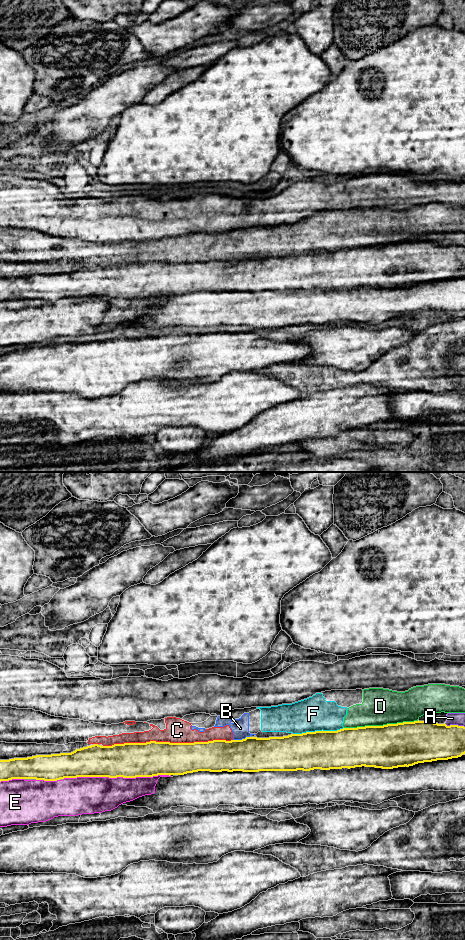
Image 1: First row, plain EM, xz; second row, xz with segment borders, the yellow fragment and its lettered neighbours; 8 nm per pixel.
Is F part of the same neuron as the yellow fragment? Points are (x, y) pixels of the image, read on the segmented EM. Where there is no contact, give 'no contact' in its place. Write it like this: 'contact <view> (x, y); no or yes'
contact xz (318, 731); no

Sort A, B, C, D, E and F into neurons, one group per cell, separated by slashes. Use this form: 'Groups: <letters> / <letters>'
Groups: A / B C D F / E

